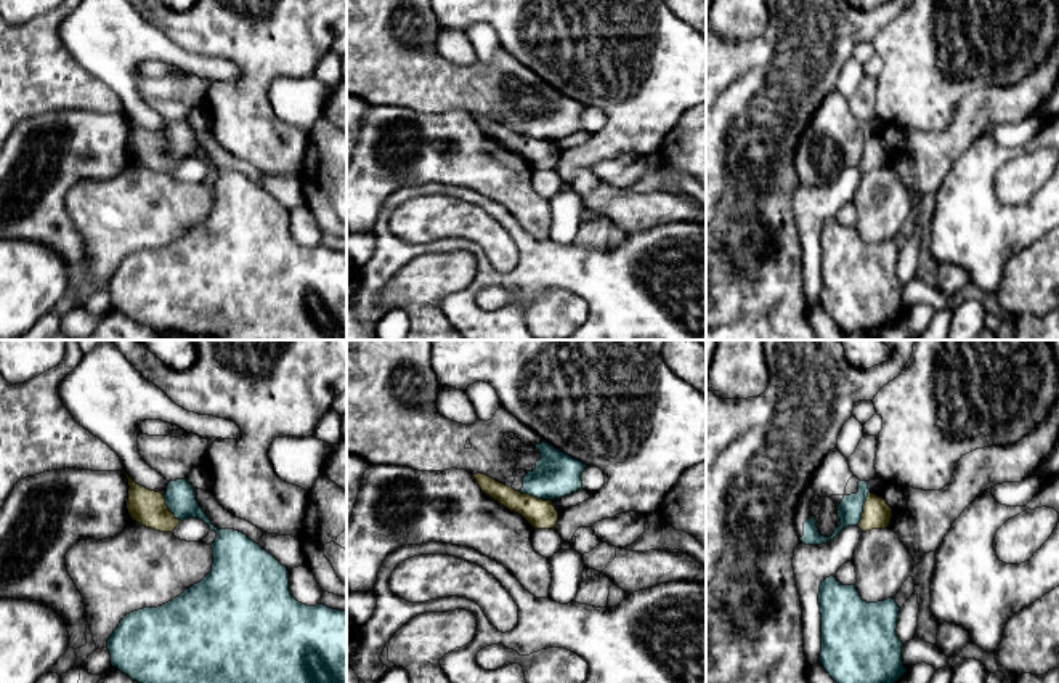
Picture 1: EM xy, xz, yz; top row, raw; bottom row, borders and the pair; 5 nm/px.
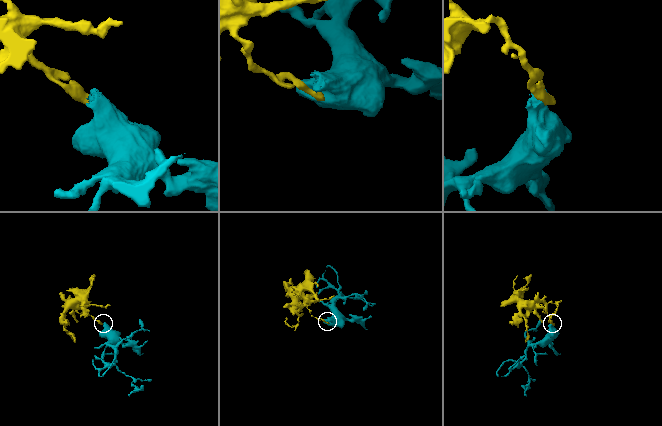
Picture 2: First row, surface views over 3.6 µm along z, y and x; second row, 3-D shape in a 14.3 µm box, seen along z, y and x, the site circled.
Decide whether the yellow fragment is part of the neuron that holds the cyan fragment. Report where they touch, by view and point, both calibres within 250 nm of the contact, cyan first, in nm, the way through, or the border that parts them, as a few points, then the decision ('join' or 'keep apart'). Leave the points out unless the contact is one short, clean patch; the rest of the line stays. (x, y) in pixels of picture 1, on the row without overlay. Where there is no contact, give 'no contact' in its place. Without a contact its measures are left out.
xz (535, 137) | 220/150 nm | along xz (517, 132), (551, 141) | keep apart

